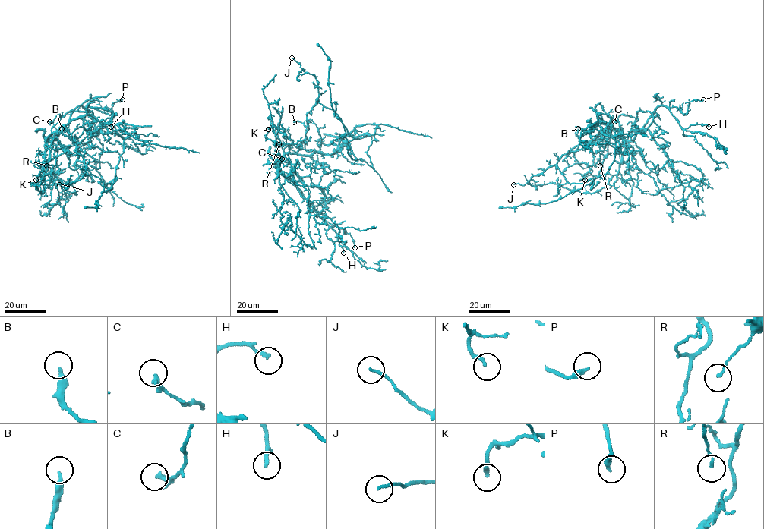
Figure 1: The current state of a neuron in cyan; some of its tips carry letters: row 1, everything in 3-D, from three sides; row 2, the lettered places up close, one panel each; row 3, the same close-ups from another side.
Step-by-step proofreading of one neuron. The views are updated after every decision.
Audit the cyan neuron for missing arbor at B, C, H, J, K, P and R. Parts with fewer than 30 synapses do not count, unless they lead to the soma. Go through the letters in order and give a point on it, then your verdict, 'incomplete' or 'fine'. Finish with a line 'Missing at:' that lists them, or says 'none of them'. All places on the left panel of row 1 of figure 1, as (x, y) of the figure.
B: (61, 128) | fine
C: (49, 121) | fine
H: (111, 127) | fine
J: (59, 184) | fine
K: (36, 180) | fine
P: (122, 99) | fine
R: (46, 165) | fine
Missing at: none of them

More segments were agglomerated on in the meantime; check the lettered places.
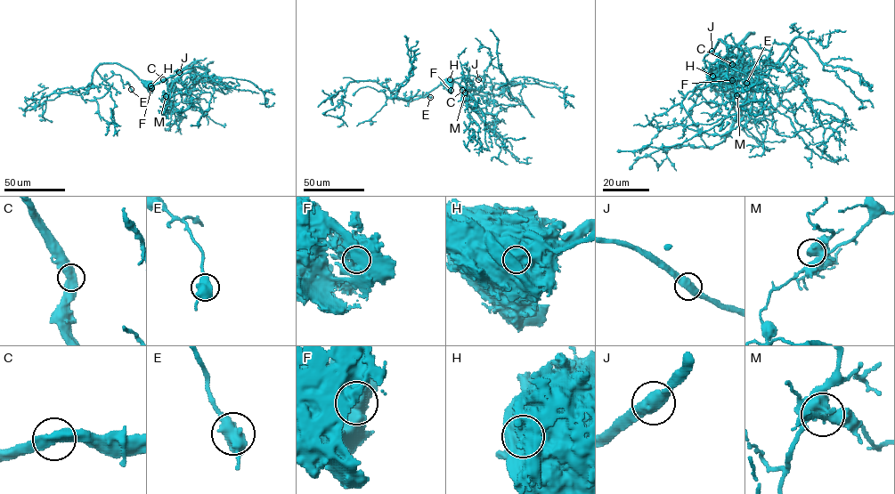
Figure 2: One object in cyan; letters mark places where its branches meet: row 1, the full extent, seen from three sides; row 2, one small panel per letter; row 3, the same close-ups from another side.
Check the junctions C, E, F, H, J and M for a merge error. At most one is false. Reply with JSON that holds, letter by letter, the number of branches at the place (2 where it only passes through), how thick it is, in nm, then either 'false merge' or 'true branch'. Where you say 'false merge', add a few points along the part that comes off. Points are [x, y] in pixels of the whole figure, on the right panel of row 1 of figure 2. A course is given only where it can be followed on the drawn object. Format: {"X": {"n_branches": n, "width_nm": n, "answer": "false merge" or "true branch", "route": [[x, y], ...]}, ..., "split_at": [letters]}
{"C": {"n_branches": 2, "width_nm": 550, "answer": "true branch"}, "E": {"n_branches": 2, "width_nm": 700, "answer": "true branch"}, "F": {"n_branches": 1, "width_nm": 1050, "answer": "true branch"}, "H": {"n_branches": 2, "width_nm": 800, "answer": "false merge", "route": [[712, 76], [719, 81], [738, 82]]}, "J": {"n_branches": 2, "width_nm": 550, "answer": "true branch"}, "M": {"n_branches": 1, "width_nm": 750, "answer": "true branch"}, "split_at": ["H"]}

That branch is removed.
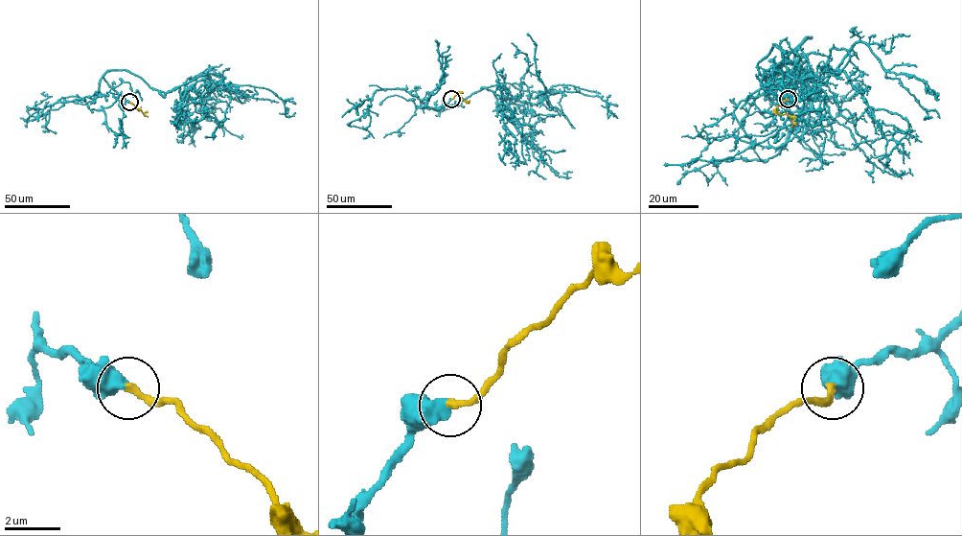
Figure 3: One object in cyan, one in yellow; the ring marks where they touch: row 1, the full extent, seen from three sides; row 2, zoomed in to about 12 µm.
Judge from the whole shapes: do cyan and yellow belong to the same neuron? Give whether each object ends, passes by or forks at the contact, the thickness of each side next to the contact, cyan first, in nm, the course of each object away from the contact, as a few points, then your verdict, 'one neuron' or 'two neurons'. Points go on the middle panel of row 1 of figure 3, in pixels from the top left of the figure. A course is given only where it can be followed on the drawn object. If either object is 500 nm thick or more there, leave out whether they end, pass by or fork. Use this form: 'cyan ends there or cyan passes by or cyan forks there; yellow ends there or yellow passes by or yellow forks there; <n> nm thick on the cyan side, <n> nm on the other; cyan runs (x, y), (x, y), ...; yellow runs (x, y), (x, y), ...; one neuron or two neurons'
600 nm thick on the cyan side, 260 nm on the other; cyan runs (451, 99), (425, 106), (443, 111), (487, 87), (501, 111), (545, 96), (552, 107), (527, 34); yellow runs (451, 99), (458, 92), (466, 102), (469, 100); one neuron

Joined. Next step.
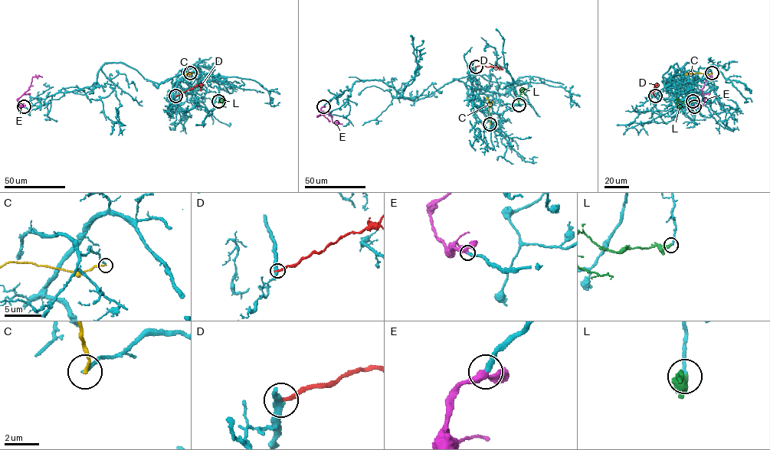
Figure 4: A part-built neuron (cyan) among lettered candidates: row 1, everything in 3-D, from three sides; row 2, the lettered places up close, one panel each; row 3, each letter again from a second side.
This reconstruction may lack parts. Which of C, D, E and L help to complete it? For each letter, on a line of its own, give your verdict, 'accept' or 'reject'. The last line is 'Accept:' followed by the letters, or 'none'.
C: reject
D: reject
E: accept
L: accept
Accept: E, L

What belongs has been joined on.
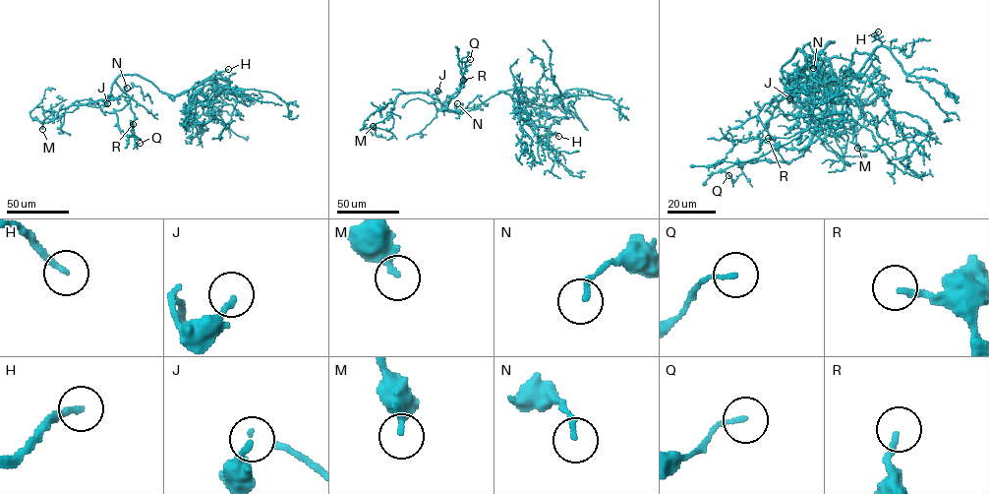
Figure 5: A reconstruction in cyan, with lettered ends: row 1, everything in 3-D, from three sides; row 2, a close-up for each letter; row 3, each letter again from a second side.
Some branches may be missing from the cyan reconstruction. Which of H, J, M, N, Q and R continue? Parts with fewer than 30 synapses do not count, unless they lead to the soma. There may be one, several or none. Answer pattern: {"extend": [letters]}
{"extend": ["H"]}

